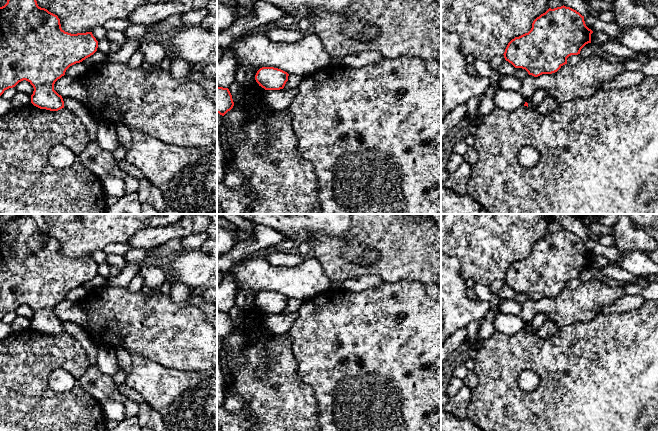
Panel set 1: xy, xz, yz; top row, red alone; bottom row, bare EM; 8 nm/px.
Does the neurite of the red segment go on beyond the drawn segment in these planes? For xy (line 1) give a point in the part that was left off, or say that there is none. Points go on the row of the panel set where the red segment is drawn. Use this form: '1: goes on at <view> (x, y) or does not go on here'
1: does not go on here

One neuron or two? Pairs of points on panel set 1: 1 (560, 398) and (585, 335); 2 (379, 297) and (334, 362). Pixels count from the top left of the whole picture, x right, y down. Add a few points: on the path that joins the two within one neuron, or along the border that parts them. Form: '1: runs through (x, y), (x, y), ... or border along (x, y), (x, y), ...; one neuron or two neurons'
1: runs through (576, 382), (585, 373), (585, 351); one neuron
2: runs through (379, 313), (379, 316), (350, 346); one neuron

